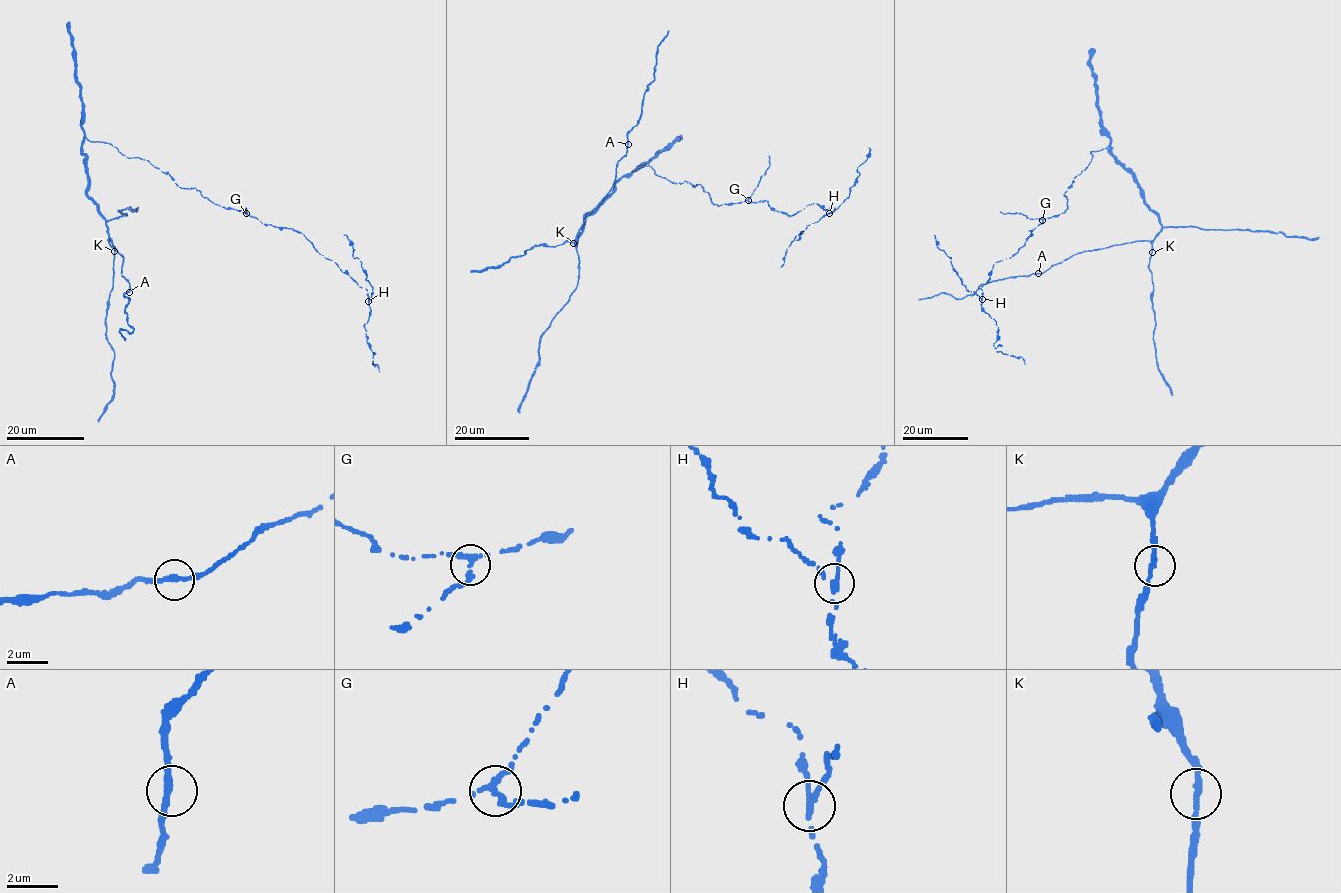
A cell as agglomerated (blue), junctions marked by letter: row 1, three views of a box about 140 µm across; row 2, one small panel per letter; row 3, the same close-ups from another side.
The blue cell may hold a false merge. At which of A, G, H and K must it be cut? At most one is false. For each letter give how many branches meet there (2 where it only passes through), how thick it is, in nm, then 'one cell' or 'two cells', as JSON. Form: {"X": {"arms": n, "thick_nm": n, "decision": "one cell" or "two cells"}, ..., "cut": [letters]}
{"A": {"arms": 2, "thick_nm": 260, "decision": "one cell"}, "G": {"arms": 3, "thick_nm": 200, "decision": "one cell"}, "H": {"arms": 3, "thick_nm": 190, "decision": "two cells"}, "K": {"arms": 2, "thick_nm": 240, "decision": "one cell"}, "cut": ["H"]}

